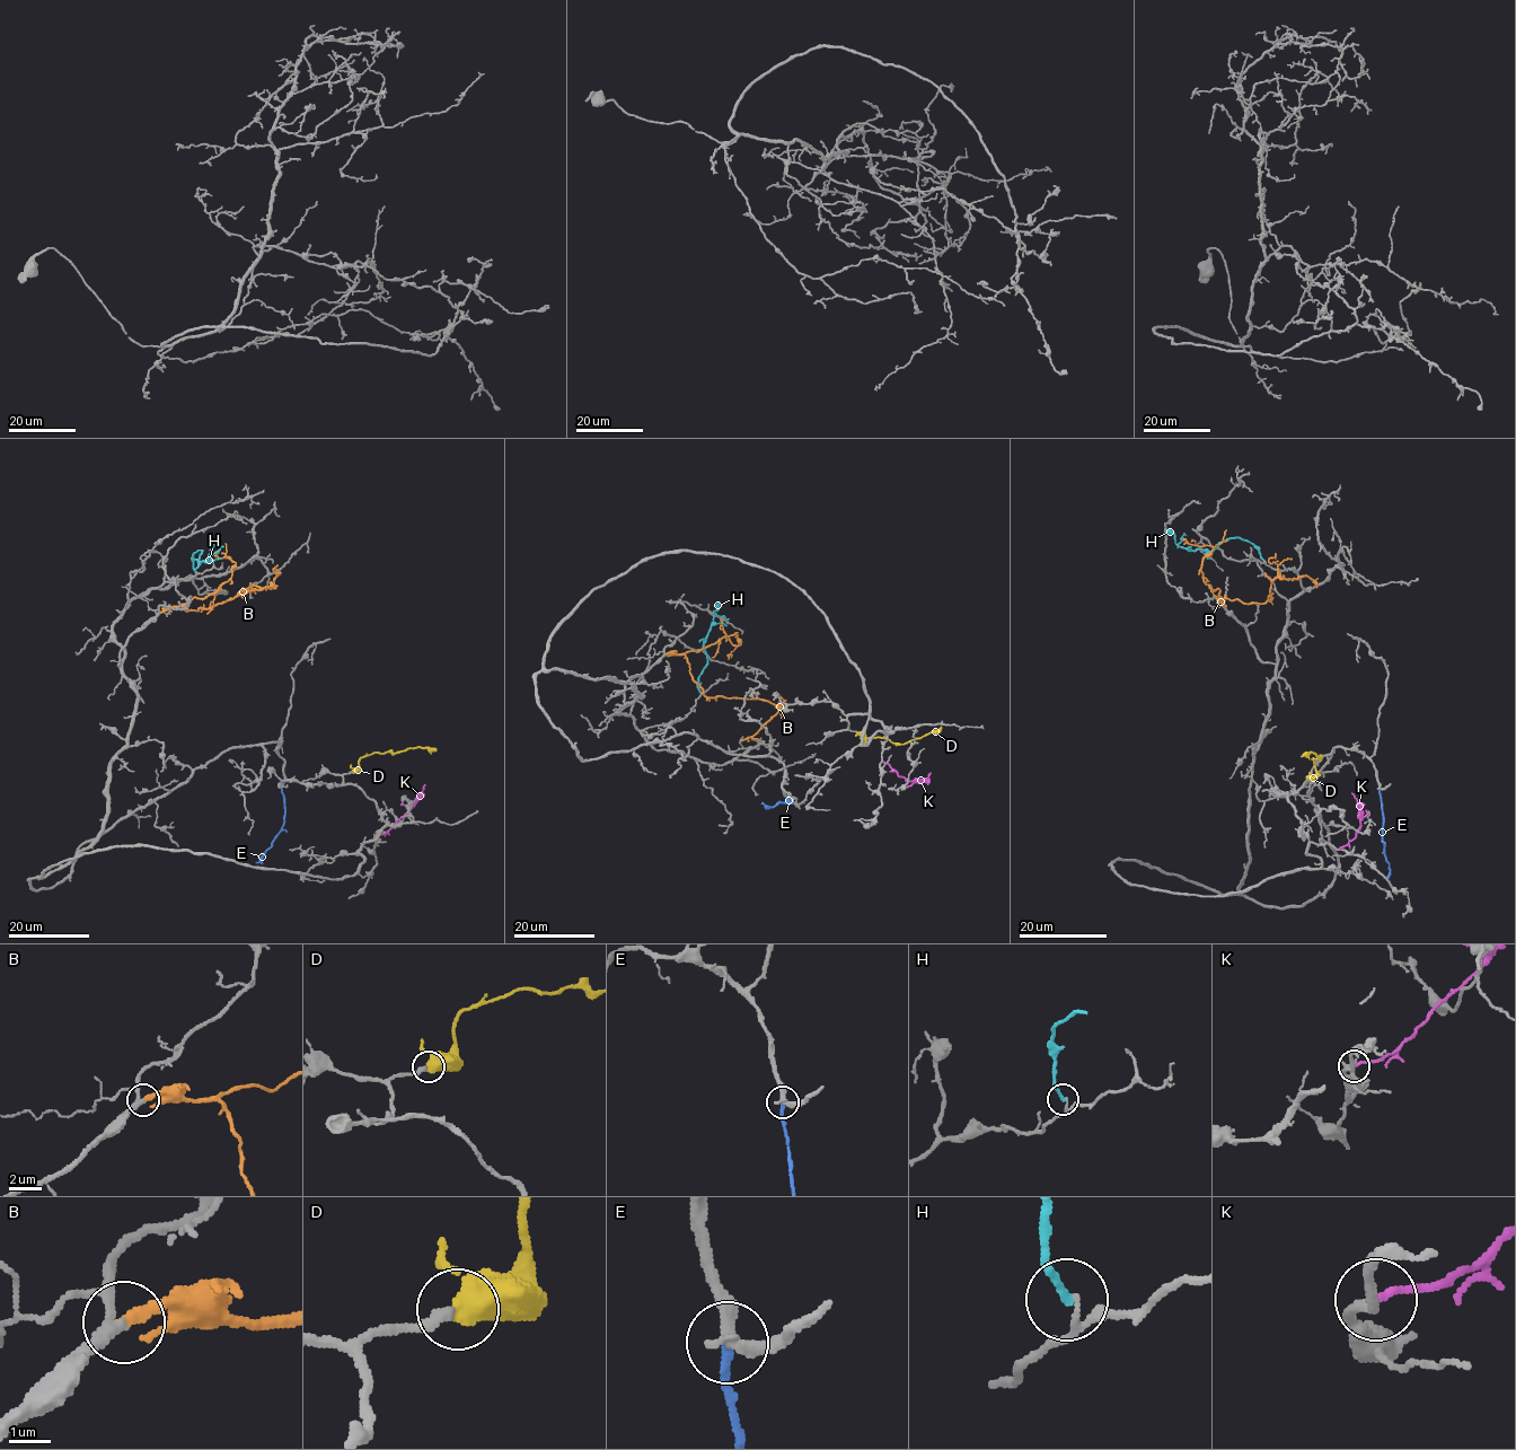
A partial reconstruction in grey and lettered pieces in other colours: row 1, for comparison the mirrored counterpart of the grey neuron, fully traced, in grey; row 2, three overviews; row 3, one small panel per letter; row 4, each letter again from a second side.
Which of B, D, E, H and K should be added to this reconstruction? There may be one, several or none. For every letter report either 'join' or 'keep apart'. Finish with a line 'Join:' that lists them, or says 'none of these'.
B: keep apart
D: join
E: join
H: keep apart
K: keep apart
Join: D, E

